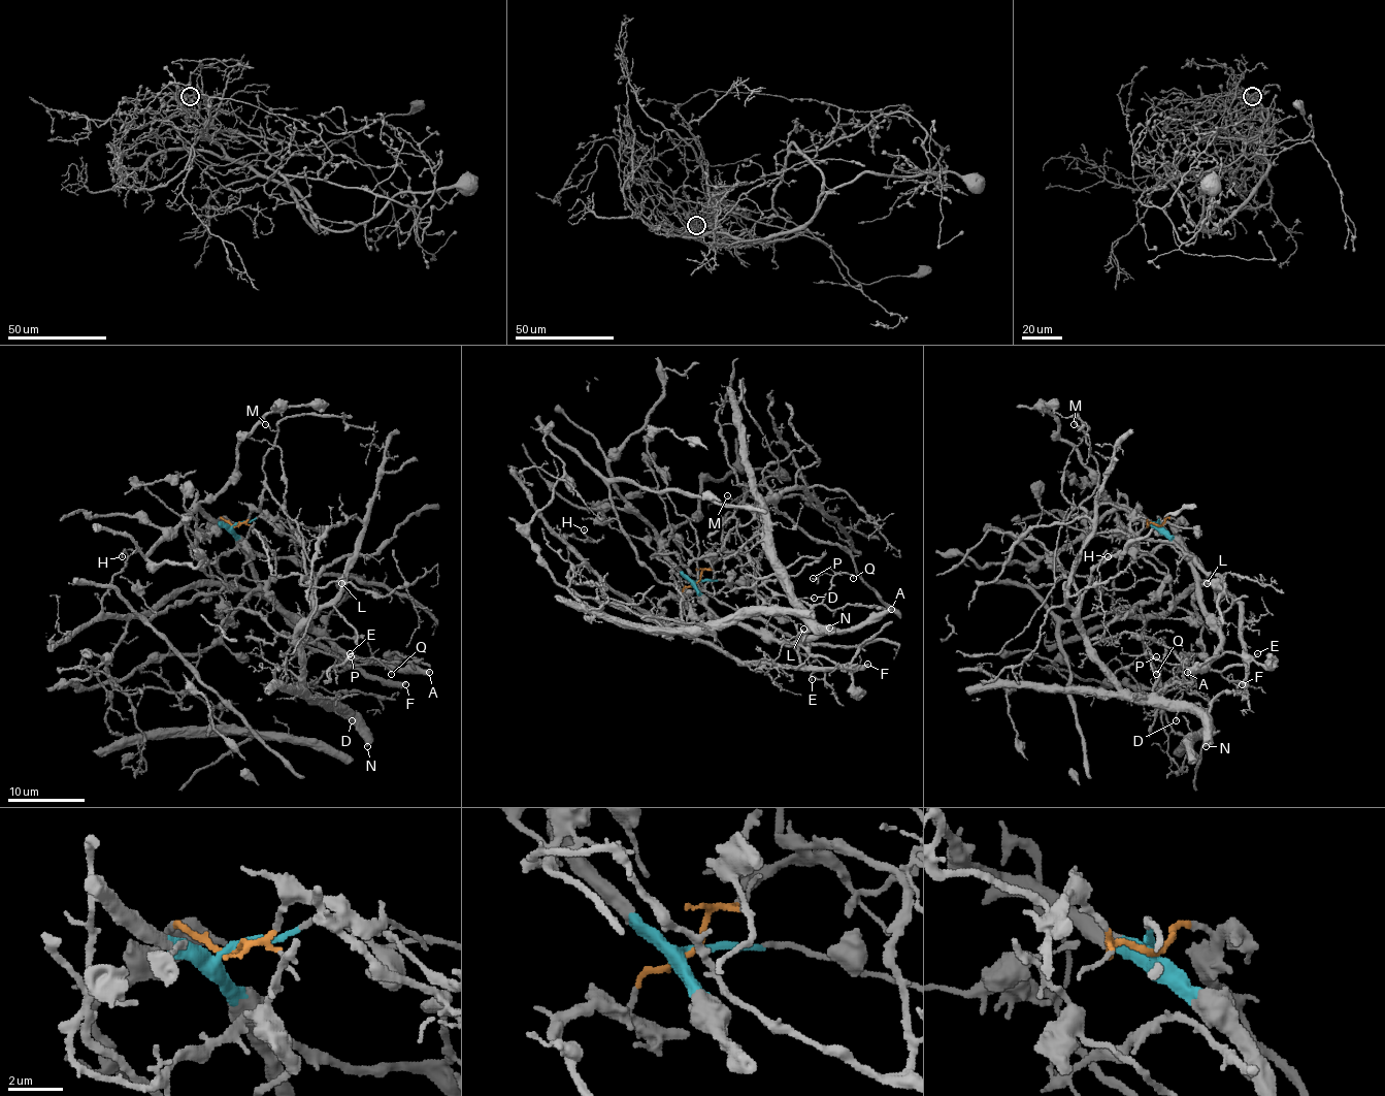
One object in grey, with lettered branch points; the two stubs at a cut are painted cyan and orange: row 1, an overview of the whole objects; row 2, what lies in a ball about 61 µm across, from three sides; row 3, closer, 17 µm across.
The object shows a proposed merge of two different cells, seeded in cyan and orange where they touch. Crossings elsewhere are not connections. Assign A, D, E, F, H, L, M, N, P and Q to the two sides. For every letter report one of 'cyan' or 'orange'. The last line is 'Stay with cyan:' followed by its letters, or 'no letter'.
A: cyan
D: cyan
E: orange
F: orange
H: orange
L: cyan
M: orange
N: cyan
P: orange
Q: orange
Stay with cyan: A, D, L, N

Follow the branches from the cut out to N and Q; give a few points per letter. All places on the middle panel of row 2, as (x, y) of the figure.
N: (698, 581), (698, 597), (719, 618), (795, 641), (796, 625), (756, 592), (776, 575), (816, 625), (829, 627)
Q: (698, 581), (659, 605), (672, 627), (712, 641), (736, 661), (798, 667), (811, 612), (831, 577), (853, 577)

